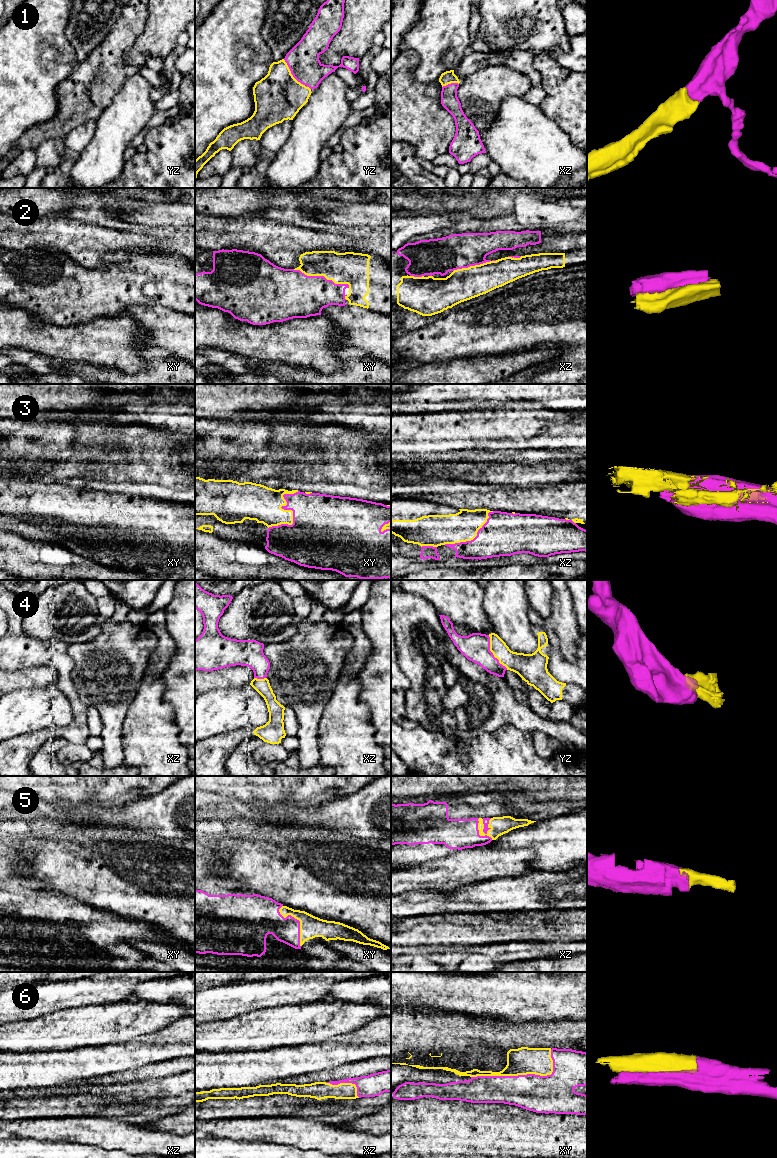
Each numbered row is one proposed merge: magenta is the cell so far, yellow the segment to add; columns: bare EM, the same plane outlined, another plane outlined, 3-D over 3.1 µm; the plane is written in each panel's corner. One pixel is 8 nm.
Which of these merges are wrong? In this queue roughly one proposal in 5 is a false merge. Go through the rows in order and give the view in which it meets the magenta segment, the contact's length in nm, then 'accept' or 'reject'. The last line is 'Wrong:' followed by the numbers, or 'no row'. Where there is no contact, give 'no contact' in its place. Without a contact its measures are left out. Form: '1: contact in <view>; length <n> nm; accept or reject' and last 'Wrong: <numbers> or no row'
1: contact in yz; length 280 nm; accept
2: contact in xy; length 480 nm; accept
3: contact in xy; length 380 nm; accept
4: contact in yz; length 320 nm; accept
5: contact in xz; length 200 nm; accept
6: contact in xy; length 700 nm; accept
Wrong: no row

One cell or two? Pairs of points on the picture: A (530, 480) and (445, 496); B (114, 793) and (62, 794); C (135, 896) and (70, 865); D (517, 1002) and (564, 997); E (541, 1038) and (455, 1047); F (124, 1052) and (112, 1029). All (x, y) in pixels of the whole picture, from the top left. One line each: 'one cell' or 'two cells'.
A: two cells
B: one cell
C: one cell
D: one cell
E: one cell
F: two cells

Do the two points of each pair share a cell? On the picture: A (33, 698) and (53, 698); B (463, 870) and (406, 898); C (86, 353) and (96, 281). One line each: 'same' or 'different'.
A: same
B: different
C: different

